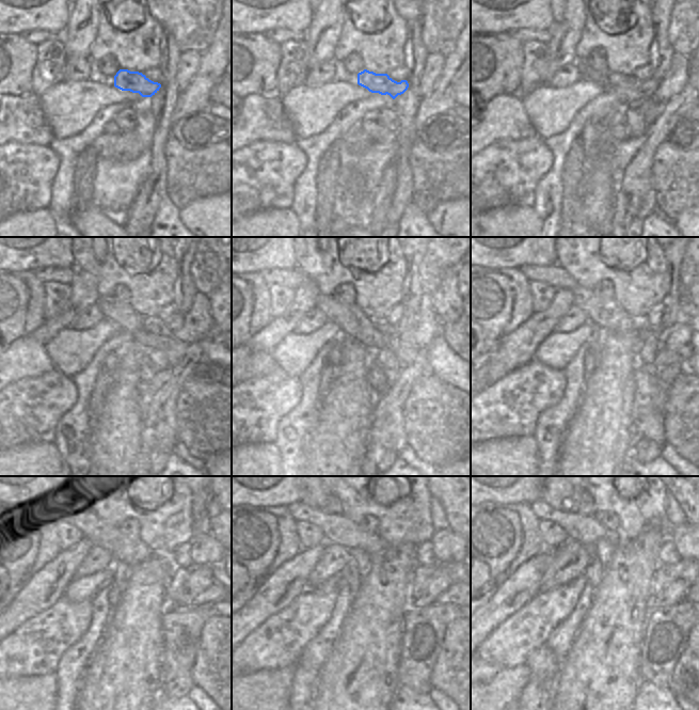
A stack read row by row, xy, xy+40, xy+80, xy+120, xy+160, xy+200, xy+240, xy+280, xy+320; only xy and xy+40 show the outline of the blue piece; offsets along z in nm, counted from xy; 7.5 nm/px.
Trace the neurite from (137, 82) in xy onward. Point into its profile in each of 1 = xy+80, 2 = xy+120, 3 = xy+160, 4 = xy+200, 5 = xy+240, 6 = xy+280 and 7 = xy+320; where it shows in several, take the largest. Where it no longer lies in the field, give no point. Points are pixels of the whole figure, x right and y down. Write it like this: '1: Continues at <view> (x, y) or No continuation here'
1: Continues at xy+80 (630, 89)
2: Continues at xy+120 (153, 325)
3: Continues at xy+160 (413, 316)
4: Continues at xy+200 (654, 318)
5: Continues at xy+240 (181, 556)
6: Continues at xy+280 (426, 556)
7: Continues at xy+320 (667, 555)

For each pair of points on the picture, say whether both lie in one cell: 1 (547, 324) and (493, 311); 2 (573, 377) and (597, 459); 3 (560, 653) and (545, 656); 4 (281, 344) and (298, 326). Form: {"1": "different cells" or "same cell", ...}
{"1": "different cells", "2": "different cells", "3": "different cells", "4": "same cell"}

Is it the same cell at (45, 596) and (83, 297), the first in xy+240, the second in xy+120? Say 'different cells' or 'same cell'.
same cell

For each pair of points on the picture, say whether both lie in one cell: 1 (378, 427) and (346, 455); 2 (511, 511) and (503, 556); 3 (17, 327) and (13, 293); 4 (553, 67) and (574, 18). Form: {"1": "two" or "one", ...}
{"1": "one", "2": "one", "3": "one", "4": "one"}

